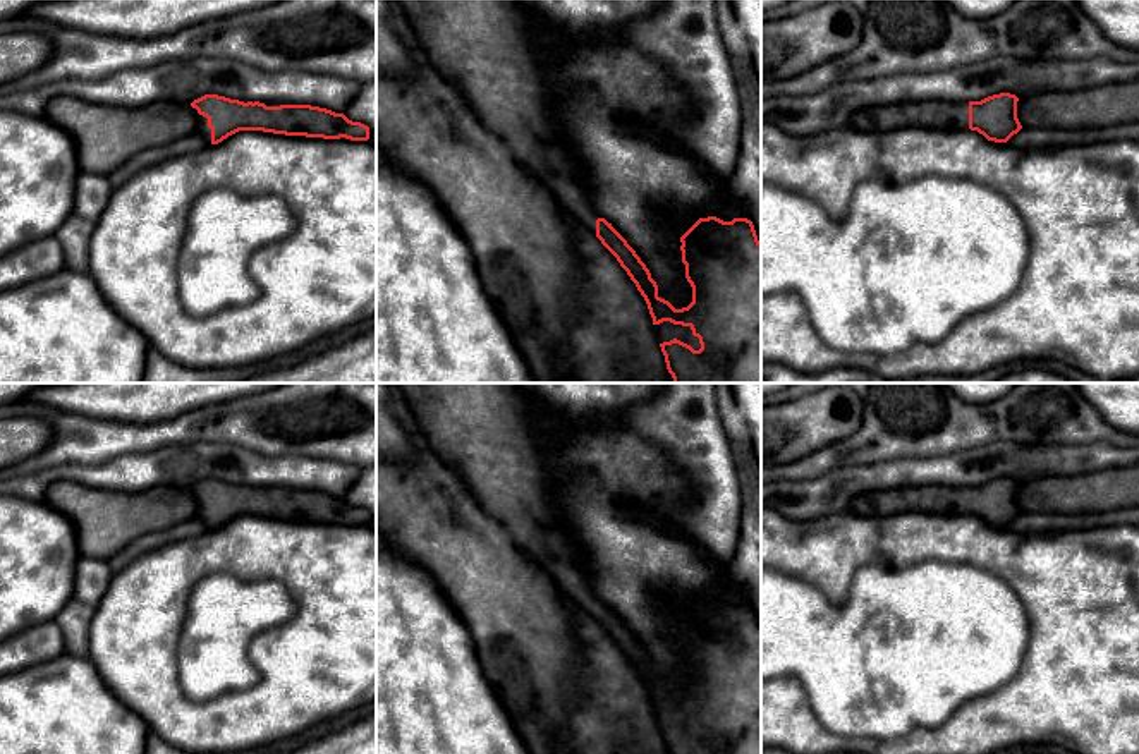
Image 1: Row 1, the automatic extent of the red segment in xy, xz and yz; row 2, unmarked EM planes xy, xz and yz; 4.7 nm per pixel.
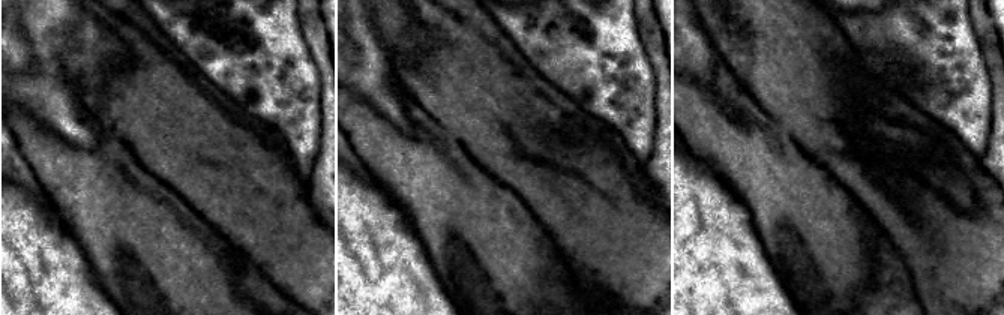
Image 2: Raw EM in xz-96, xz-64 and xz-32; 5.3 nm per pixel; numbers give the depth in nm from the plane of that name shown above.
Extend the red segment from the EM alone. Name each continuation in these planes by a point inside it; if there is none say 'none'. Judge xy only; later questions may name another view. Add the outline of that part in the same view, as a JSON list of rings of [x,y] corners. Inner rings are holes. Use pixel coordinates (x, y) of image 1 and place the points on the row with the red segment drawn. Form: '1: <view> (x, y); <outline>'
1: xy (201, 129); [[[194,108],[194,115],[198,119],[198,127],[196,132],[208,143],[211,144],[211,129],[206,125],[208,119],[199,115],[198,110]]]

